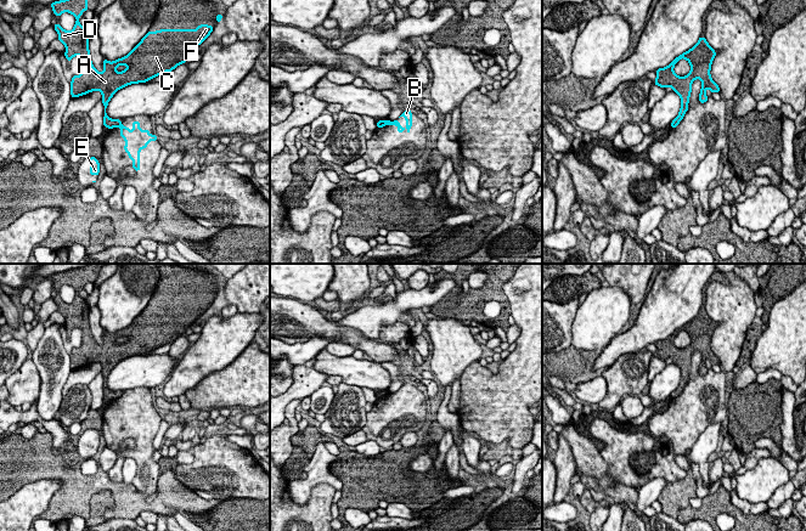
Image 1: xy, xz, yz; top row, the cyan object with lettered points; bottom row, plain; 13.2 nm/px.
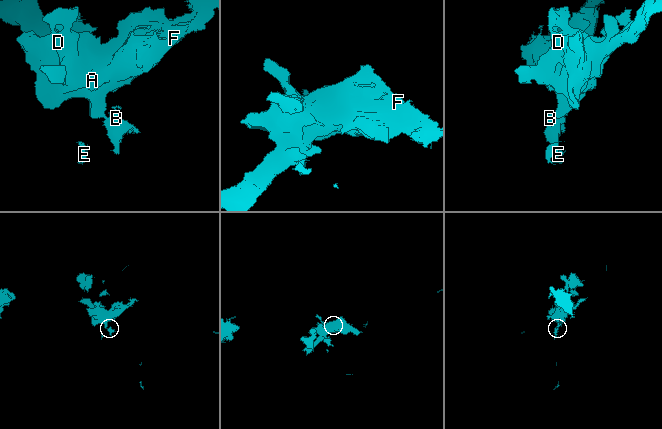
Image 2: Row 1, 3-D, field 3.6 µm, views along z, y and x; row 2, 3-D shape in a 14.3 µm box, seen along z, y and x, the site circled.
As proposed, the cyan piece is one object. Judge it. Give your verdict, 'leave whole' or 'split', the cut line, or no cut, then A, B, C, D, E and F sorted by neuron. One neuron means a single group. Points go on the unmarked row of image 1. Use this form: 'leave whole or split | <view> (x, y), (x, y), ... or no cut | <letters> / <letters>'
split | xy (120, 393), (116, 399) | A C D F / B E

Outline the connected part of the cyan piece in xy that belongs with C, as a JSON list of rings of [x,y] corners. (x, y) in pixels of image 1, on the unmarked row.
[[[88,266],[51,275],[53,287],[60,289],[63,284],[72,286],[77,293],[71,304],[64,303],[60,295],[53,298],[58,305],[57,312],[66,318],[64,328],[68,334],[74,328],[83,331],[83,343],[73,348],[71,368],[79,369],[98,362],[105,378],[103,397],[113,401],[120,391],[111,391],[106,380],[113,367],[130,356],[146,355],[159,346],[171,344],[213,304],[214,299],[199,296],[196,301],[160,301],[147,304],[141,313],[125,329],[109,334],[103,331],[103,344],[100,345],[92,337],[89,322],[89,305],[79,295],[83,283],[88,283]]]

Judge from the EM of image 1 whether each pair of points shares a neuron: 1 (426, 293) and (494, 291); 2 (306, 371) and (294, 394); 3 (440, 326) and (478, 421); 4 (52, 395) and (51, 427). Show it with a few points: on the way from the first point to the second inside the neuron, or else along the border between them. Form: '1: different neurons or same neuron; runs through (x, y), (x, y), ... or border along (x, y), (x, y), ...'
1: different neurons; border along (451, 277), (455, 286), (439, 301)
2: same neuron; runs through (305, 377), (305, 382), (300, 388)
3: different neurons; border along (478, 361), (469, 365), (460, 377)
4: different neurons; border along (35, 405), (37, 412), (44, 419), (52, 419)

